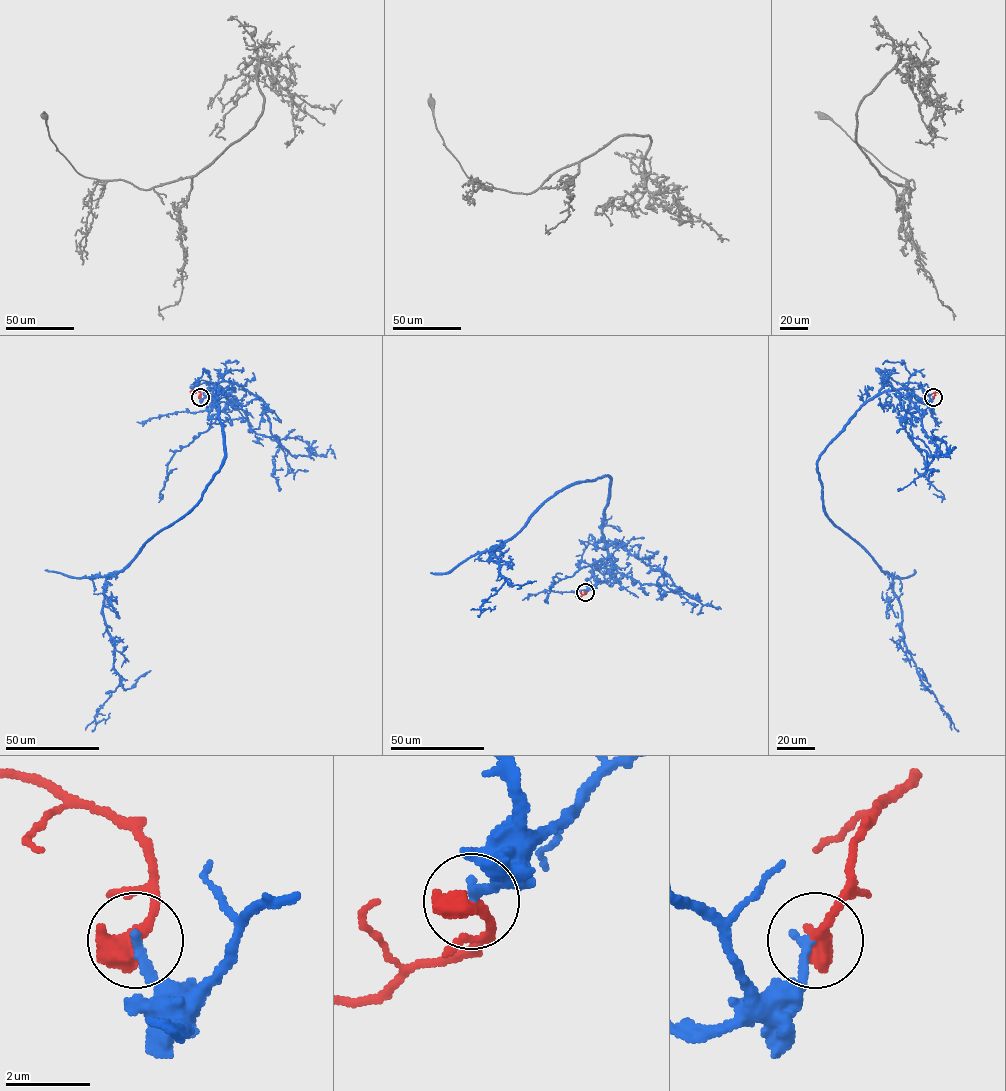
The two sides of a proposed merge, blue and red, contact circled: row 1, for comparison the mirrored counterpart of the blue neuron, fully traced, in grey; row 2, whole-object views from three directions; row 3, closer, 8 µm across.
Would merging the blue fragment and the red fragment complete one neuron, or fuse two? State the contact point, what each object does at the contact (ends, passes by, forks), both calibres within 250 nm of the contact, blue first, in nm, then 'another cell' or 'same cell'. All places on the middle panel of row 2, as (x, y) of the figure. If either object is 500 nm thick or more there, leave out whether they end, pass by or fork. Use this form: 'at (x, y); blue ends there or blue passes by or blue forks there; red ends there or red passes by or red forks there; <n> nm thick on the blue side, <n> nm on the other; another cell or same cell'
at (585, 592); 220 nm thick on the blue side, 600 nm on the other; same cell

